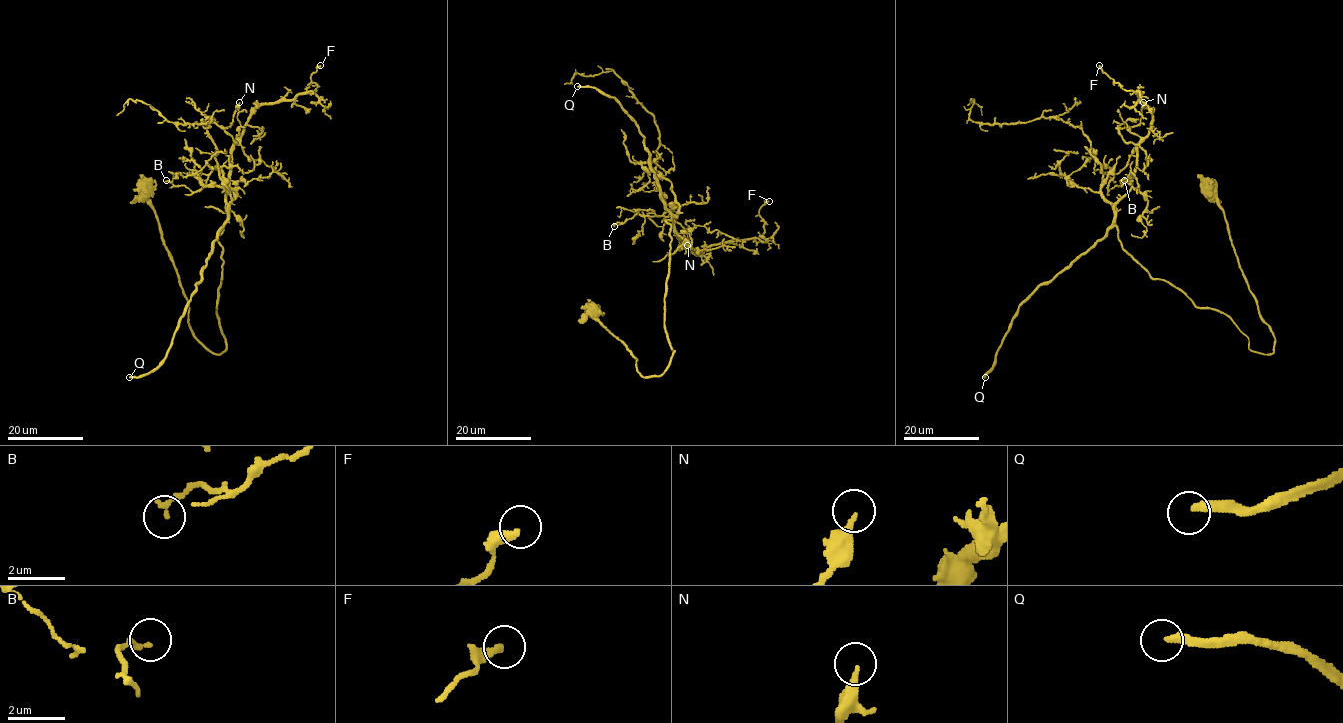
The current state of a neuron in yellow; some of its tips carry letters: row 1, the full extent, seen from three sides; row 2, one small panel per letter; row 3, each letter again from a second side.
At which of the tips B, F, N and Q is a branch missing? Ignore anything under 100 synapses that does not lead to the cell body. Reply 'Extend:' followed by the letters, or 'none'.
Extend: Q

